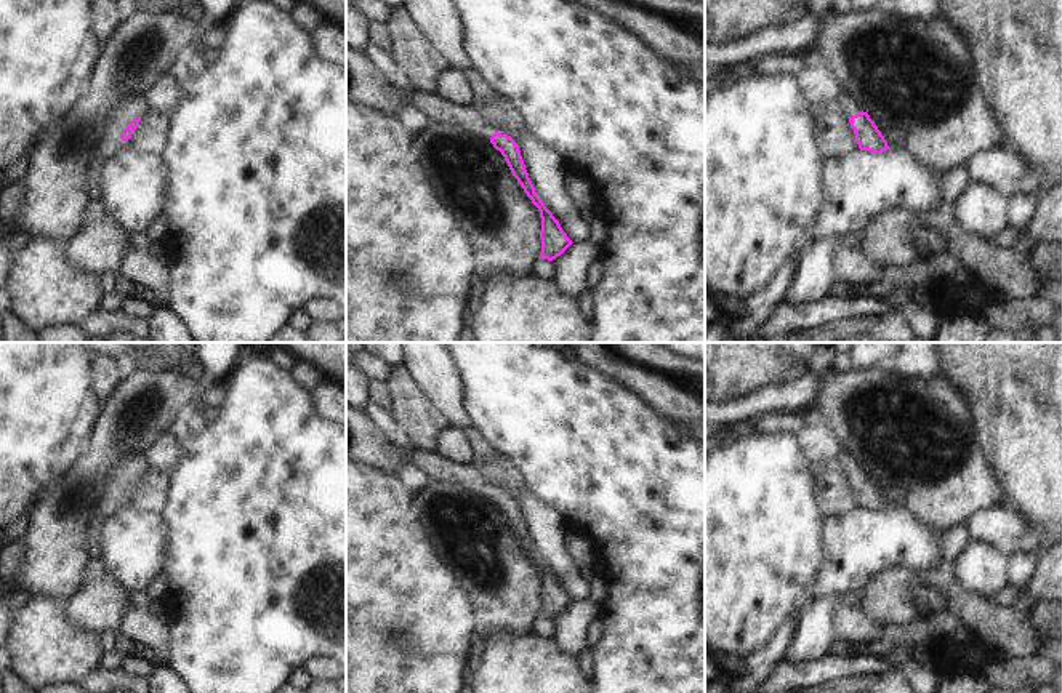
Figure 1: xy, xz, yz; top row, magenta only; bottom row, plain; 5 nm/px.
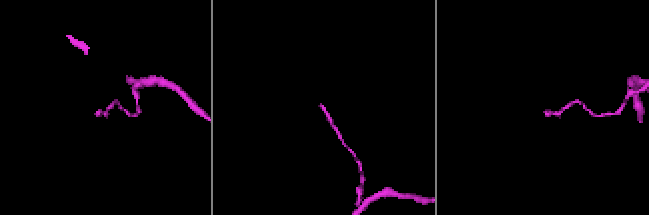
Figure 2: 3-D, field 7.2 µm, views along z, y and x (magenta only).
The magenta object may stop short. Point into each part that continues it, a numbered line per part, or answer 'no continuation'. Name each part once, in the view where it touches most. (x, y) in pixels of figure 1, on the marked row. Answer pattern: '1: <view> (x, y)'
1: xy (109, 130)

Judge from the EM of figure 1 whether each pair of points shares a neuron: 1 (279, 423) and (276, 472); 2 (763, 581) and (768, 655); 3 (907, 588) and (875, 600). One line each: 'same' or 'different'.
1: same
2: different
3: same

